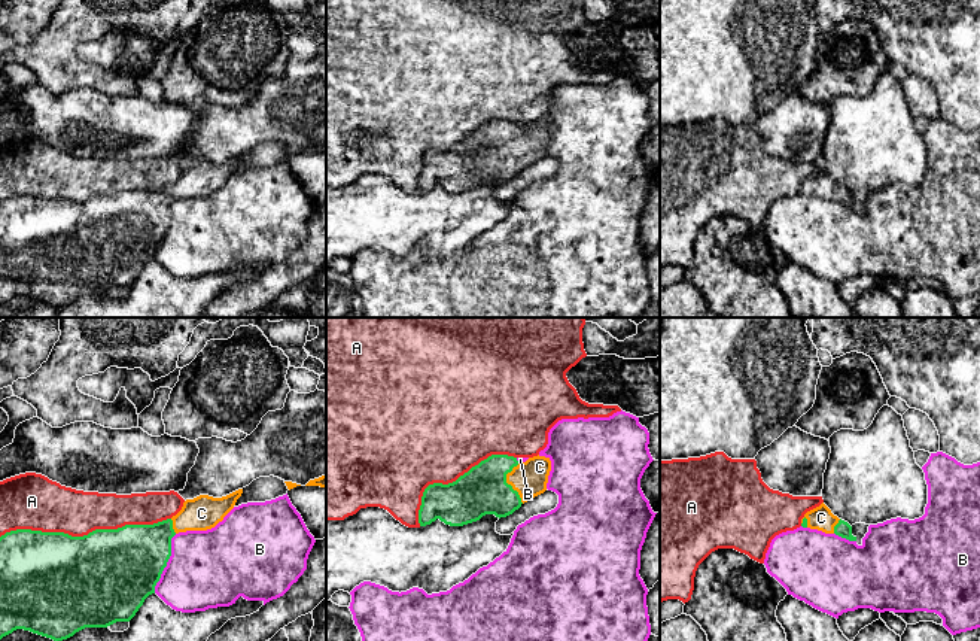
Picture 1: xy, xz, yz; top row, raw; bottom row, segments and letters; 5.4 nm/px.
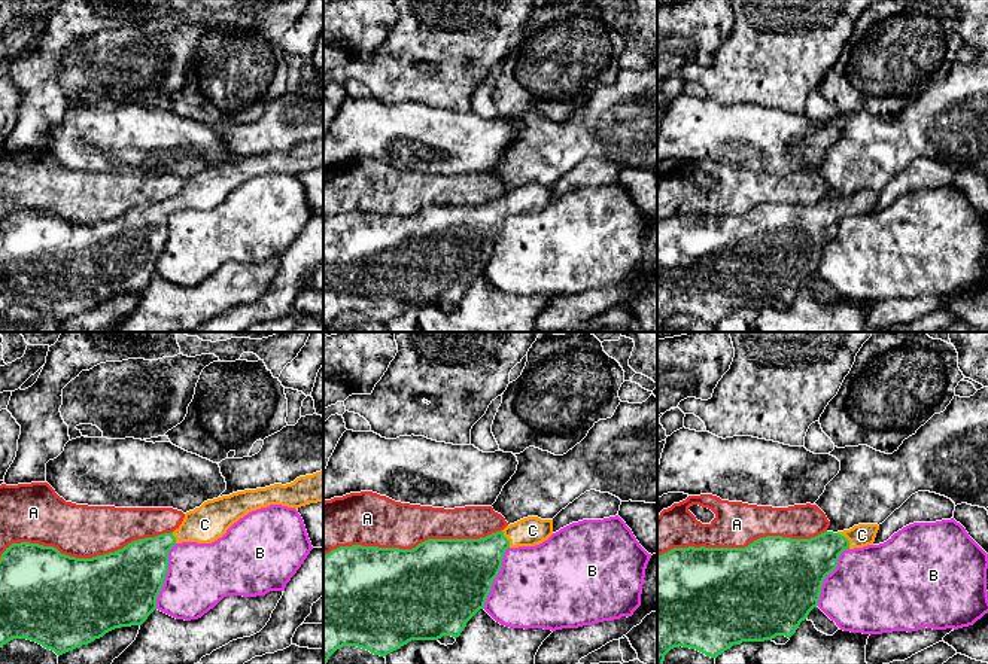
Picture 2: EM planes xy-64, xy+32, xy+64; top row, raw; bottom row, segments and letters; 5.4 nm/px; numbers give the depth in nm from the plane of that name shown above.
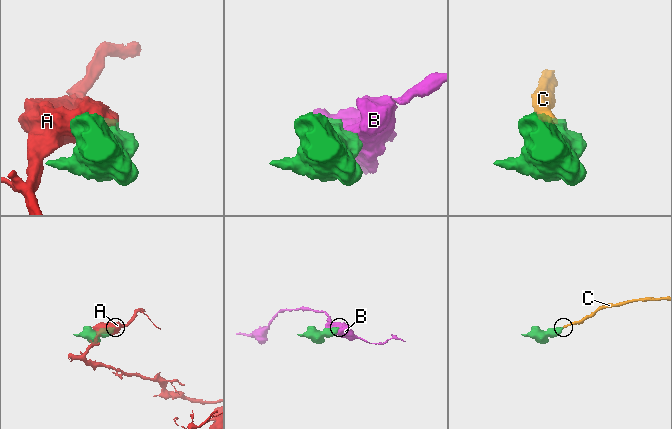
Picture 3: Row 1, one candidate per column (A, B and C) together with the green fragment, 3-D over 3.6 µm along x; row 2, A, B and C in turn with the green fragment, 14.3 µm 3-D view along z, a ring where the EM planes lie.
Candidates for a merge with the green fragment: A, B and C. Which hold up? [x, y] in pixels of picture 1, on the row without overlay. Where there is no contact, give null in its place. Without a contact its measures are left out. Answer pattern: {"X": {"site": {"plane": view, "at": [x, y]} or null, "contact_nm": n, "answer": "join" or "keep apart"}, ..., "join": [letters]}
{"A": {"site": {"plane": "xy", "at": [85, 201]}, "contact_nm": 950, "answer": "keep apart"}, "B": {"site": {"plane": "xy", "at": [166, 230]}, "contact_nm": 340, "answer": "keep apart"}, "C": {"site": {"plane": "xz", "at": [507, 149]}, "contact_nm": 220, "answer": "join"}, "join": ["C"]}

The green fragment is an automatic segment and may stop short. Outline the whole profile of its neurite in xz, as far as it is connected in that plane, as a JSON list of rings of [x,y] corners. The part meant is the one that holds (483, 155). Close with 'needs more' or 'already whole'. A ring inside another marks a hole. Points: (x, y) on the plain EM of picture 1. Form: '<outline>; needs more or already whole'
[[[491,121],[456,148],[429,151],[419,176],[420,192],[436,185],[463,192],[486,180],[506,183],[547,157],[551,127],[533,122],[526,128],[508,121]]]; needs more

